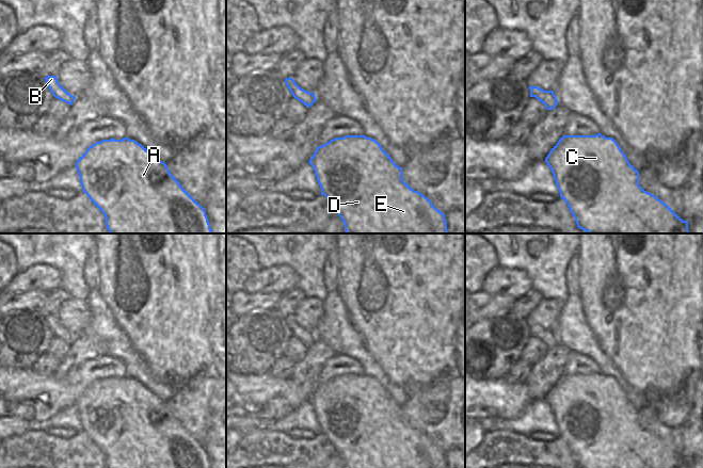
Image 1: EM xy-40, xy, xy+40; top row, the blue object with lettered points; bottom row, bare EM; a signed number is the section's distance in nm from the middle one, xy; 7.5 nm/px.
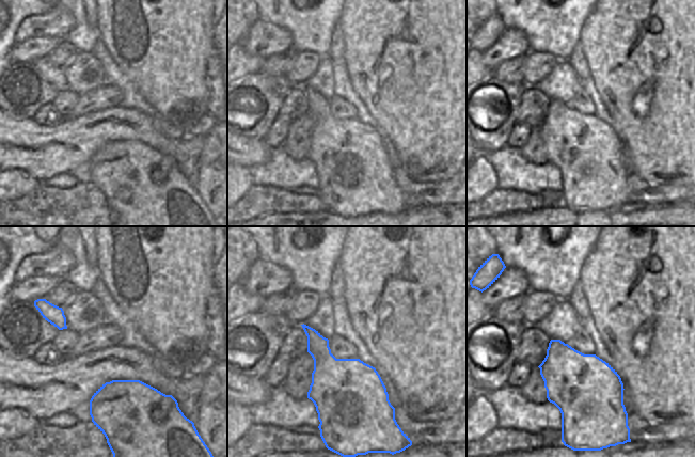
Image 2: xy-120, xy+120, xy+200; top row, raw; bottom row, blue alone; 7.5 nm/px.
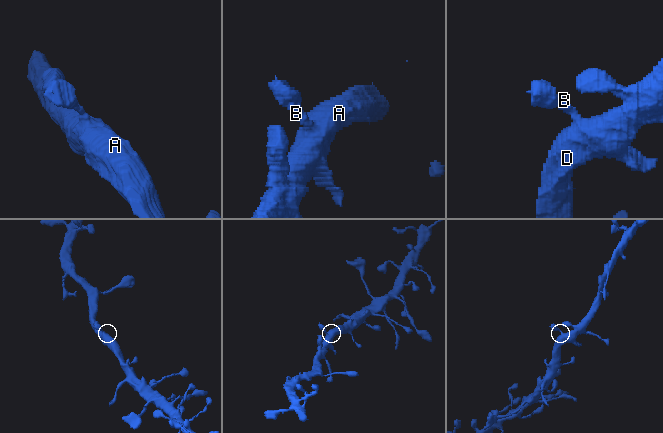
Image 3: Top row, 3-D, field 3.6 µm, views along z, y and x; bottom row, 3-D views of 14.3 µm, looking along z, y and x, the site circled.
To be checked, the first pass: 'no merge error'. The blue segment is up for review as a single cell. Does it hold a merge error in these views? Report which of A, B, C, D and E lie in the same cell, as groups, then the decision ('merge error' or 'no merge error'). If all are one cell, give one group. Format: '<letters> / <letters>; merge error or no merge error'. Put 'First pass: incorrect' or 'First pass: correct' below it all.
A B C D E; no merge error
First pass: correct

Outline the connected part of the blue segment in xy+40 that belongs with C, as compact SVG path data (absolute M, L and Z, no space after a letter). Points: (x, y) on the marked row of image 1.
M601 133L595 135L563 135L552 148L545 158L545 162L554 175L560 197L566 203L571 213L575 217L577 227L588 233L690 233L688 230L688 221L683 221L667 204L639 185L639 172L628 162L626 156L612 138L606 138Z

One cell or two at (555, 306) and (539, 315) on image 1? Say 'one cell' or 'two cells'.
one cell

